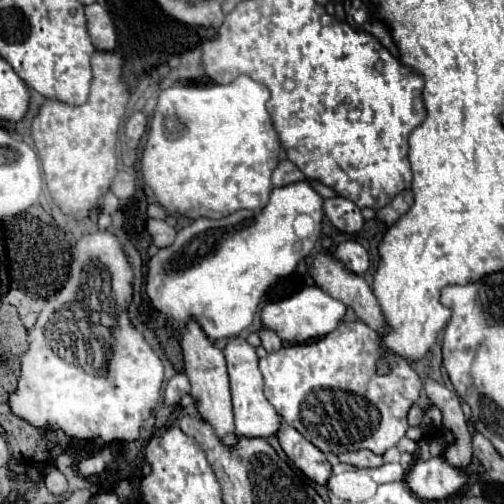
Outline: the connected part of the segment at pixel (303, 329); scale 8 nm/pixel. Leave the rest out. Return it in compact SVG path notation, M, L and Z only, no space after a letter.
M313 285L313 287L301 289L291 299L277 301L277 303L267 303L263 307L263 311L261 311L261 325L263 325L263 329L275 331L283 341L305 343L309 339L325 337L327 333L331 333L339 325L339 321L343 319L345 309L347 307L341 301L333 299L323 289L319 289L317 285Z

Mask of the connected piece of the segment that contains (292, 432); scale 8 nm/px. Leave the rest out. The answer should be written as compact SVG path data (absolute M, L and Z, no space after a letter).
M287 423L281 425L277 437L279 437L279 443L281 443L283 451L287 453L287 457L293 461L293 465L297 469L303 471L305 477L309 477L311 481L315 481L319 485L327 485L329 475L331 475L331 465L323 451L319 451L297 429L293 429Z

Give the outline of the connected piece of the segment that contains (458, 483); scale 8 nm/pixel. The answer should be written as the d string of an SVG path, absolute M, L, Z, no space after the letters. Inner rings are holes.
M431 457L429 461L415 461L415 465L407 473L407 485L415 495L423 495L423 499L447 499L447 495L455 495L455 491L463 491L467 487L467 473L449 465L443 457Z

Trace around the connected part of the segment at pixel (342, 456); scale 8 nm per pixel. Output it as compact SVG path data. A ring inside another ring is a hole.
M367 449L351 451L351 453L339 453L337 459L341 463L349 463L349 465L355 465L355 467L379 467L379 465L383 465L383 457L375 455Z

